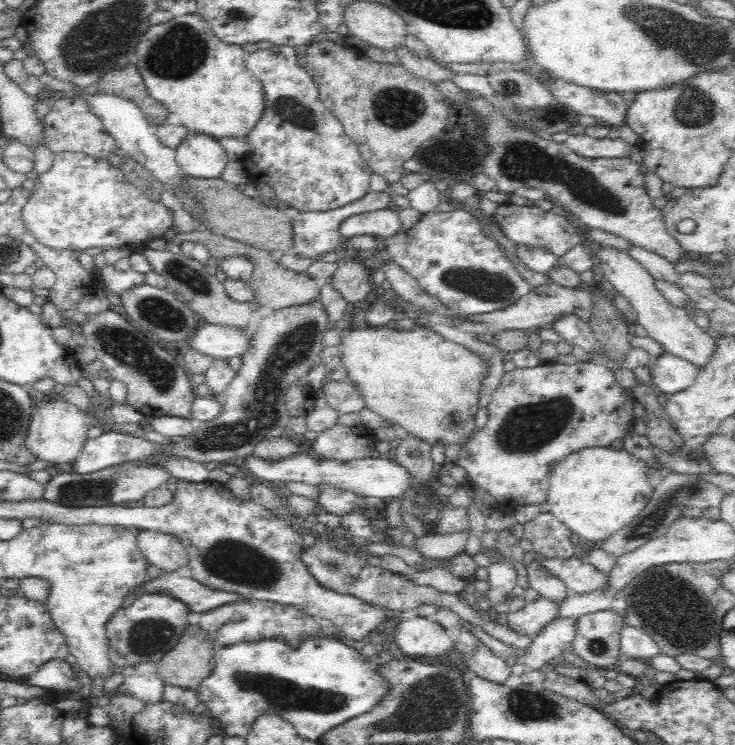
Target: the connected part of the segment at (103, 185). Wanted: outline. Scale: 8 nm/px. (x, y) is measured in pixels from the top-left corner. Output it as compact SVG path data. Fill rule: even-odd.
M72 151L53 153L51 168L37 175L20 218L36 242L62 251L120 248L134 253L174 226L174 211L128 182L107 158Z

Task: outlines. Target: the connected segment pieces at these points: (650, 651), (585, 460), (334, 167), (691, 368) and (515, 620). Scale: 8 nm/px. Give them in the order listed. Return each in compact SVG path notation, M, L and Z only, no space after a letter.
M625 624L621 632L621 660L641 660L649 662L660 655L654 639L639 627Z
M589 446L576 450L552 467L545 510L580 536L582 544L587 547L624 528L651 502L655 487L649 480L647 472L645 462L637 459L625 446L621 448Z
M289 46L263 50L249 48L247 67L263 86L264 112L258 122L242 136L246 154L240 160L250 181L274 188L275 204L297 208L299 212L326 212L350 204L369 193L373 172L361 158L356 143L345 134L342 123L320 104L317 84L296 61L297 53Z
M668 352L650 366L651 385L660 394L682 393L695 382L699 368Z
M545 598L533 603L526 603L524 608L504 615L504 624L509 630L520 636L536 637L553 620L557 606Z

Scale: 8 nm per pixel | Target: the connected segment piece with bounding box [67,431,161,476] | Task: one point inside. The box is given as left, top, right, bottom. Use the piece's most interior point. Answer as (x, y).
(113, 447)

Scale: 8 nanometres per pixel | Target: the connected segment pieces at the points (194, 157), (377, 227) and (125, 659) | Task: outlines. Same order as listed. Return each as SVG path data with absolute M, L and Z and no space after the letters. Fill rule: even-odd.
M190 132L175 150L175 160L186 177L218 178L229 159L218 138Z
M394 207L344 217L338 227L340 236L346 242L353 236L374 236L378 240L394 238L400 232L401 224Z
M166 591L146 592L137 598L129 607L118 610L112 620L106 624L107 636L109 639L108 656L111 664L116 664L120 668L130 666L139 662L152 661L158 664L160 659L178 642L178 638L184 636L184 628L188 628L188 616L190 607L174 595Z

